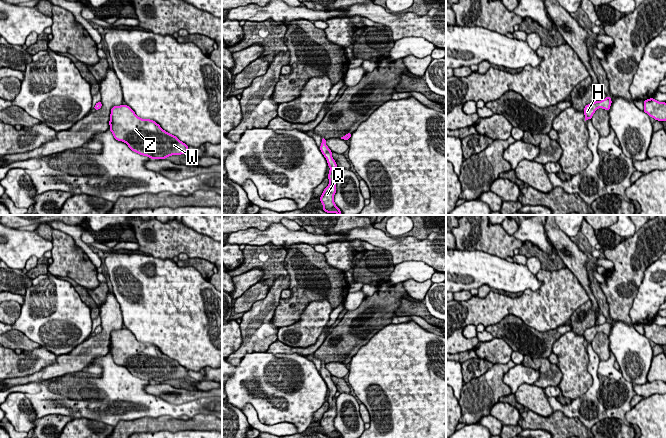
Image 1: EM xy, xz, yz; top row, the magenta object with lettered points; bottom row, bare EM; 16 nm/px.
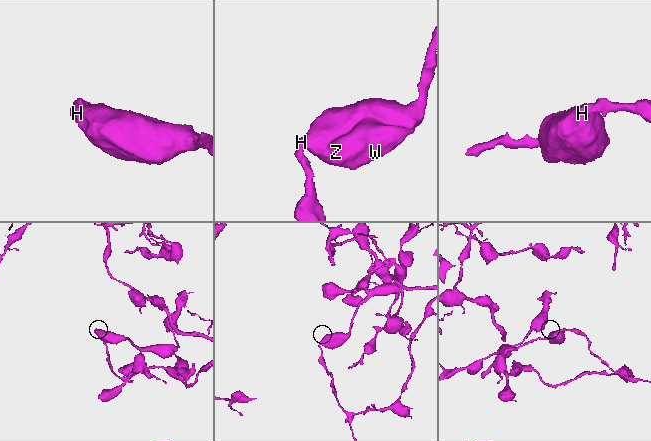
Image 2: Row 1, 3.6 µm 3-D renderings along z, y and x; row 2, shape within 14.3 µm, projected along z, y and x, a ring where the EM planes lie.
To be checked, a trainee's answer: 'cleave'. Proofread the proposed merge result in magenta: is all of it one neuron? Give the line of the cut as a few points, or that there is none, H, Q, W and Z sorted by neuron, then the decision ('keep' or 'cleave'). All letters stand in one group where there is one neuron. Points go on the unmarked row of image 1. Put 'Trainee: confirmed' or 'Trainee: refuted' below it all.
cut none; groups H Q W Z; keep
Trainee: refuted

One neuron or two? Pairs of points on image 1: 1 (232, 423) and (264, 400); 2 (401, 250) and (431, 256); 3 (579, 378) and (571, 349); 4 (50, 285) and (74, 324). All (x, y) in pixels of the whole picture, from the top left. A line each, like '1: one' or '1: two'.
1: two
2: one
3: one
4: one

